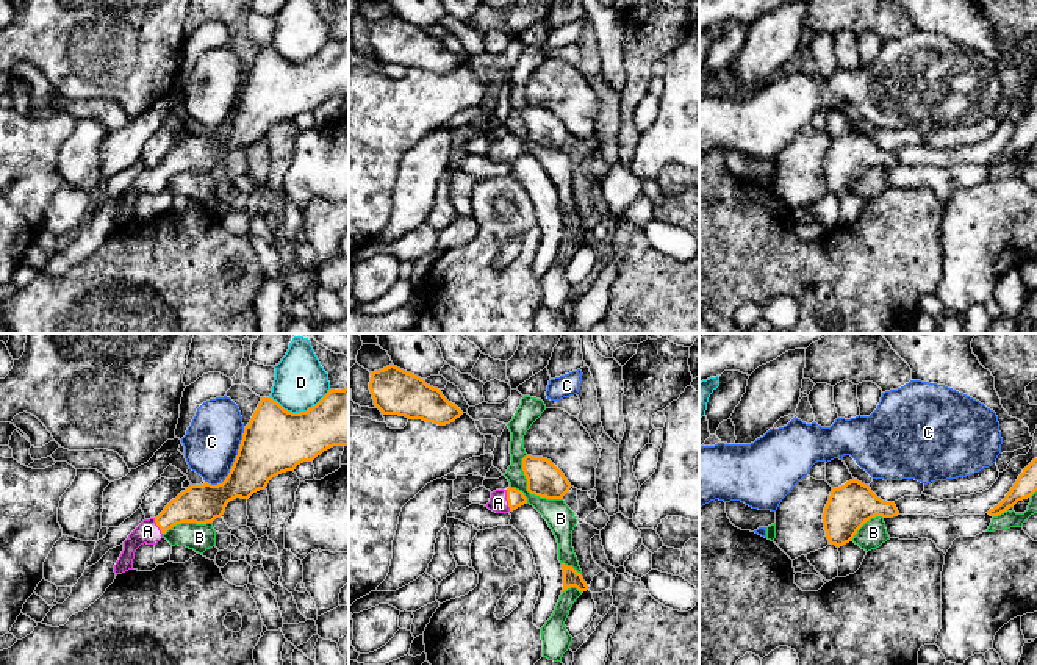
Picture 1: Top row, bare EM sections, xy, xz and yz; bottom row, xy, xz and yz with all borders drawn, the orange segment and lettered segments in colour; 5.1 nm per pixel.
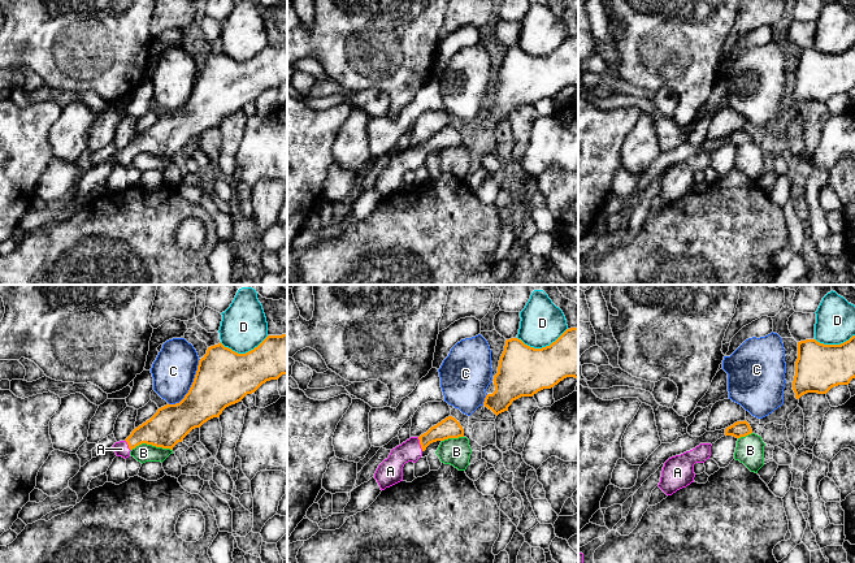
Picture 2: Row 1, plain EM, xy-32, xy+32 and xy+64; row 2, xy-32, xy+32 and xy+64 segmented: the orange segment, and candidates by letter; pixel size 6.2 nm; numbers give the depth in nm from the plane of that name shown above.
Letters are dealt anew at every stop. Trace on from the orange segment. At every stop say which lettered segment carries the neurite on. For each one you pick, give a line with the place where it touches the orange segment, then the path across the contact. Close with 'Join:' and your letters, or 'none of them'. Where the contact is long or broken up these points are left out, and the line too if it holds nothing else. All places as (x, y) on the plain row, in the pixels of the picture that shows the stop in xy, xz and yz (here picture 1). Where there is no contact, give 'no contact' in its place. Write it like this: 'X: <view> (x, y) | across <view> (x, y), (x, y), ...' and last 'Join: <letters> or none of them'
A: xz (507, 149) | across xz (515, 147), (507, 149), (498, 152)
Join: A

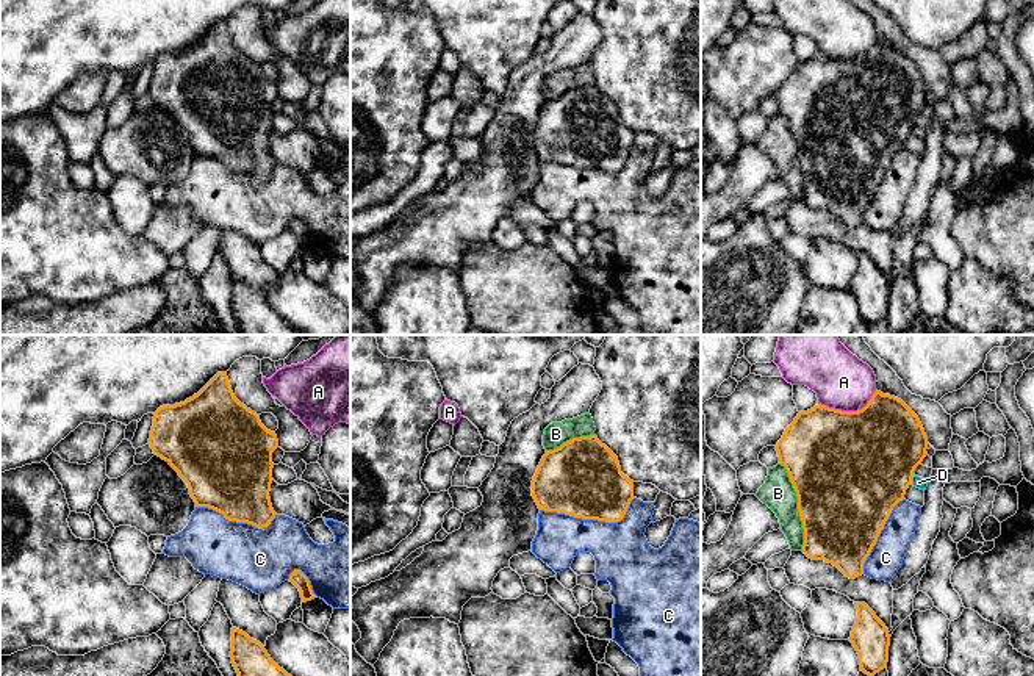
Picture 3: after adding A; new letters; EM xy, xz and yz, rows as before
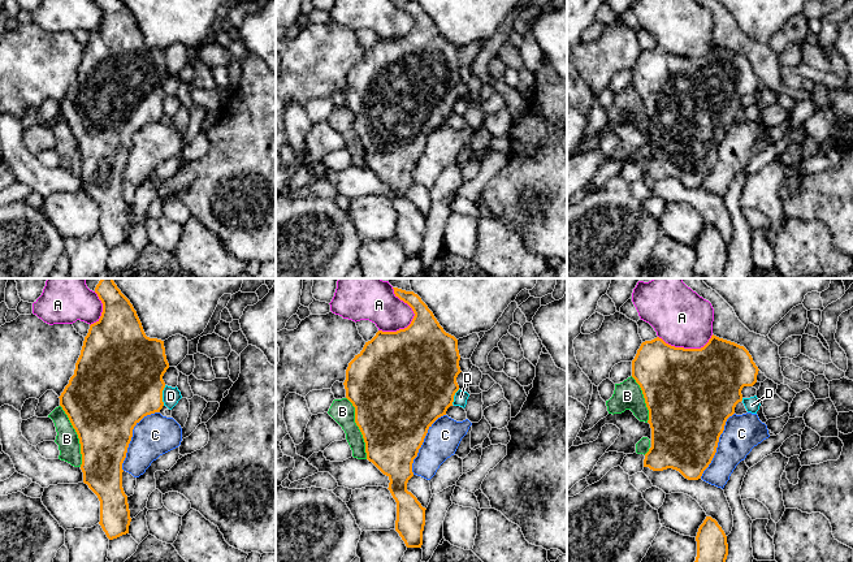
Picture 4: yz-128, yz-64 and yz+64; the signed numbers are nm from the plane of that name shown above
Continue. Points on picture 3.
Join: none of them

